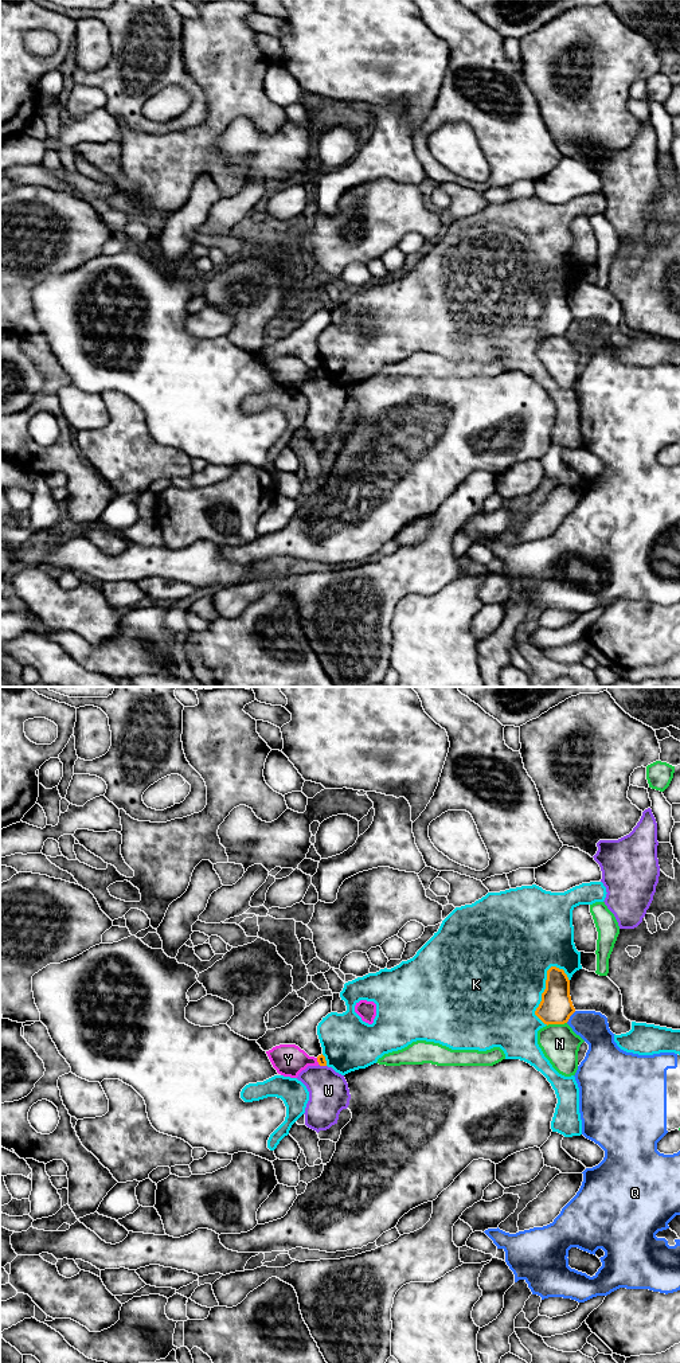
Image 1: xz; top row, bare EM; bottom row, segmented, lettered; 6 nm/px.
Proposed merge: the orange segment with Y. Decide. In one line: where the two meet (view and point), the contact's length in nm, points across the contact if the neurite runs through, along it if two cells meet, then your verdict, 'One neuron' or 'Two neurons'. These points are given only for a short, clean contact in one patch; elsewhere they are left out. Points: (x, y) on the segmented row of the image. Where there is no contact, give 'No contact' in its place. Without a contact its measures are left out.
Touches orange at xz (317, 1061). Shared border 40 nm. Boundary: xz (316, 1058), (319, 1063). Two neurons

